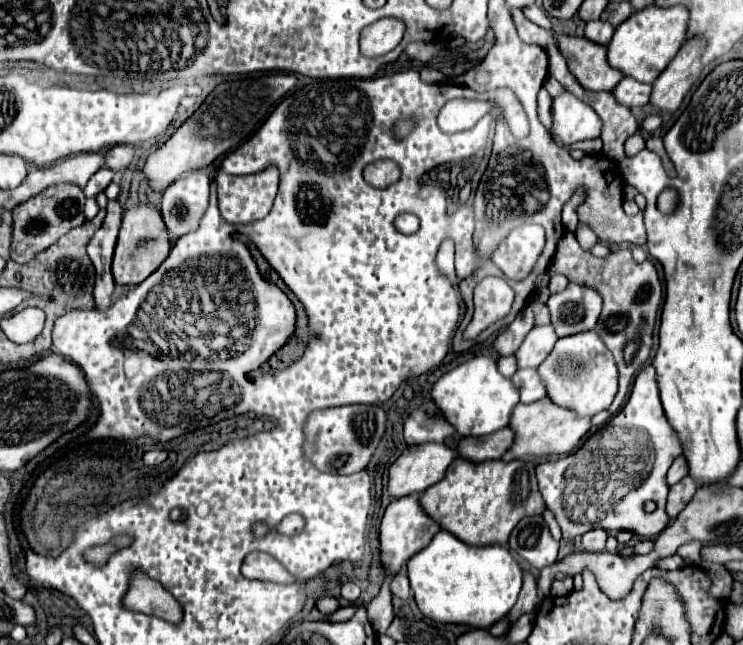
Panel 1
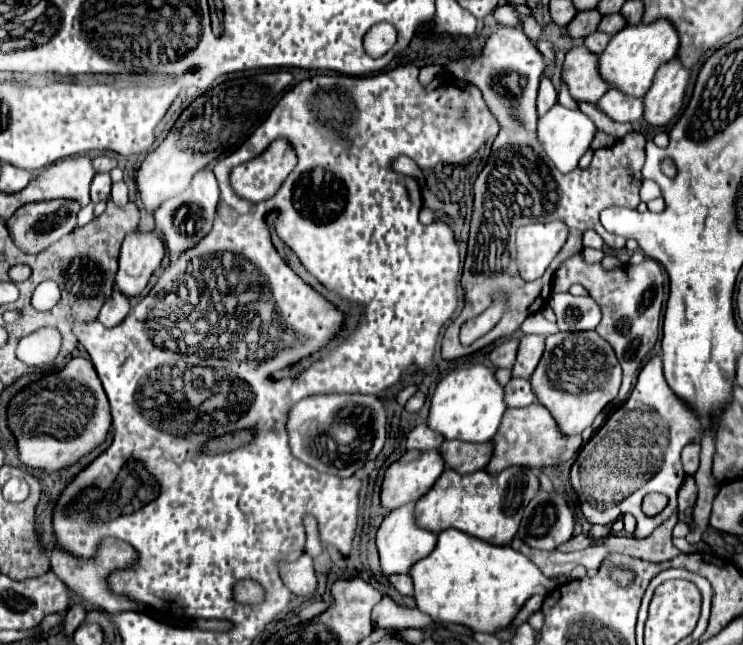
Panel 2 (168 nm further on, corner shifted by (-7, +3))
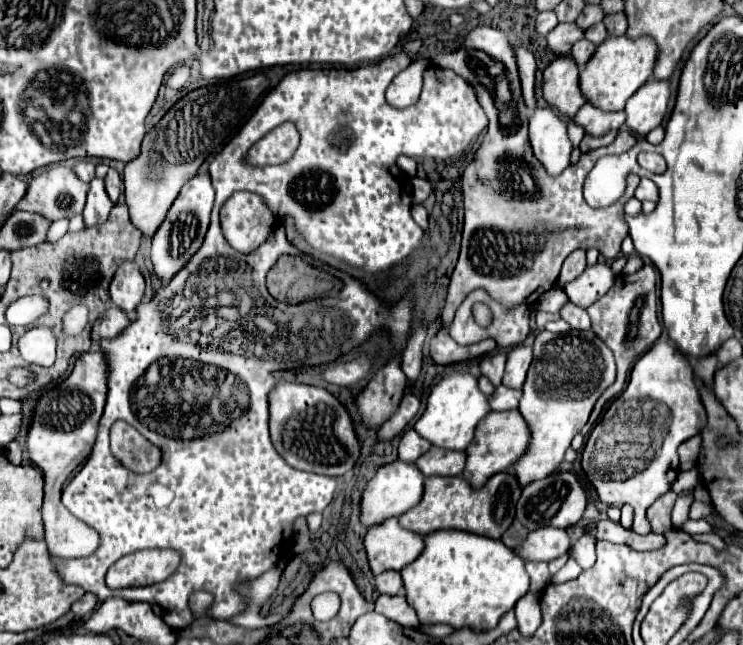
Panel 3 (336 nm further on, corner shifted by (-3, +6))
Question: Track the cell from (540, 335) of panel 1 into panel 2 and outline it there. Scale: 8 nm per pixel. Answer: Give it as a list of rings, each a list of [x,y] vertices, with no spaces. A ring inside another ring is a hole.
[[[523,335],[519,343],[517,363],[513,365],[513,377],[529,379],[535,367],[539,365],[539,359],[545,351],[545,335]]]

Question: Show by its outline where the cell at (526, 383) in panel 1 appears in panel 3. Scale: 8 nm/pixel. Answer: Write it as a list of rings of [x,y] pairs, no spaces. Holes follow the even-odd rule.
[[[497,386],[495,392],[489,396],[491,410],[513,410],[513,408],[517,408],[519,398],[521,398],[519,390],[511,390],[507,386]]]

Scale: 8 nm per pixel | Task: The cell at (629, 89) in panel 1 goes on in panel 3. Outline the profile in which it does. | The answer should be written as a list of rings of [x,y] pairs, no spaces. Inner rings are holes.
[[[583,104],[573,116],[573,122],[585,130],[585,134],[597,138],[611,130],[621,130],[625,124],[625,112],[603,112],[591,104]]]

